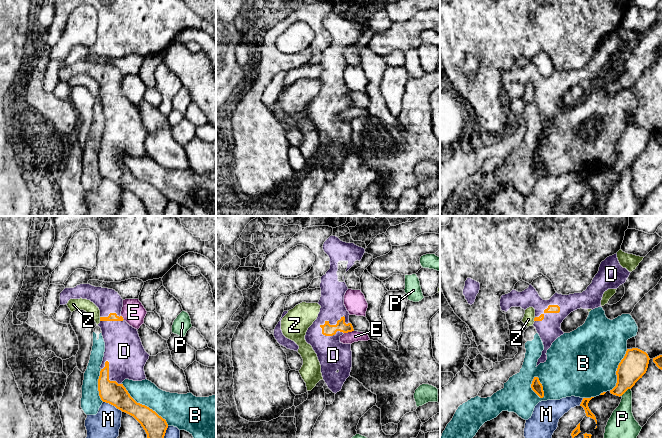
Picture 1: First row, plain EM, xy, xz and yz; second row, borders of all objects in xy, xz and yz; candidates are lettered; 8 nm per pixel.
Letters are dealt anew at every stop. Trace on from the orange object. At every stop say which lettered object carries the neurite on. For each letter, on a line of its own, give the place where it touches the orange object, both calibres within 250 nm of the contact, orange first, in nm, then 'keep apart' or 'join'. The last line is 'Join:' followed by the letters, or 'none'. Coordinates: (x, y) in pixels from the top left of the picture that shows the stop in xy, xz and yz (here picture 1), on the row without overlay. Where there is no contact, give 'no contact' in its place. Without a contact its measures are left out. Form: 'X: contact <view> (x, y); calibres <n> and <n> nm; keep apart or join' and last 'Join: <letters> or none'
B: contact xy (144, 181); calibres 180 and 240 nm; keep apart
D: contact xz (337, 99); calibres 100 and 240 nm; keep apart
E: contact xz (348, 107); calibres 100 and 100 nm; keep apart
M: contact xy (113, 181); calibres 180 and 260 nm; keep apart
P: contact yz (625, 167); calibres 220 and 200 nm; keep apart
Z: contact xy (100, 95); calibres 60 and 100 nm; keep apart
Join: none

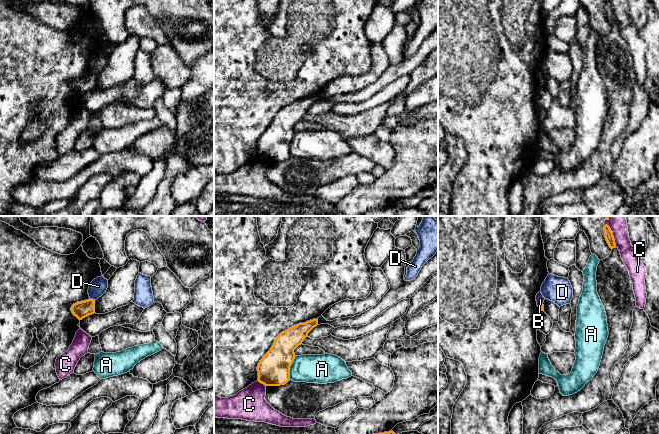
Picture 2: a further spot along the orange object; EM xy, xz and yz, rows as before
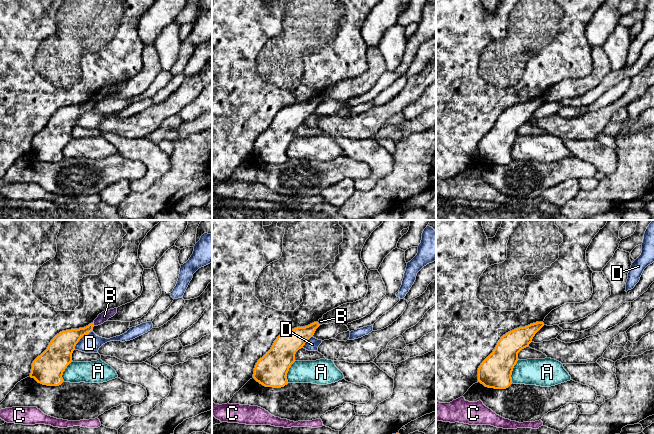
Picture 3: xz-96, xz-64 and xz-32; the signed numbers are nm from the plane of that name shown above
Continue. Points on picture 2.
A: contact xz (289, 144); calibres 260 and 220 nm; keep apart
B: contact yz (542, 82); calibres 30 and 70 nm; join
C: contact yz (612, 11); calibres 70 and 140 nm; keep apart
D: contact xy (92, 75); calibres 130 and 140 nm; keep apart
Join: B

